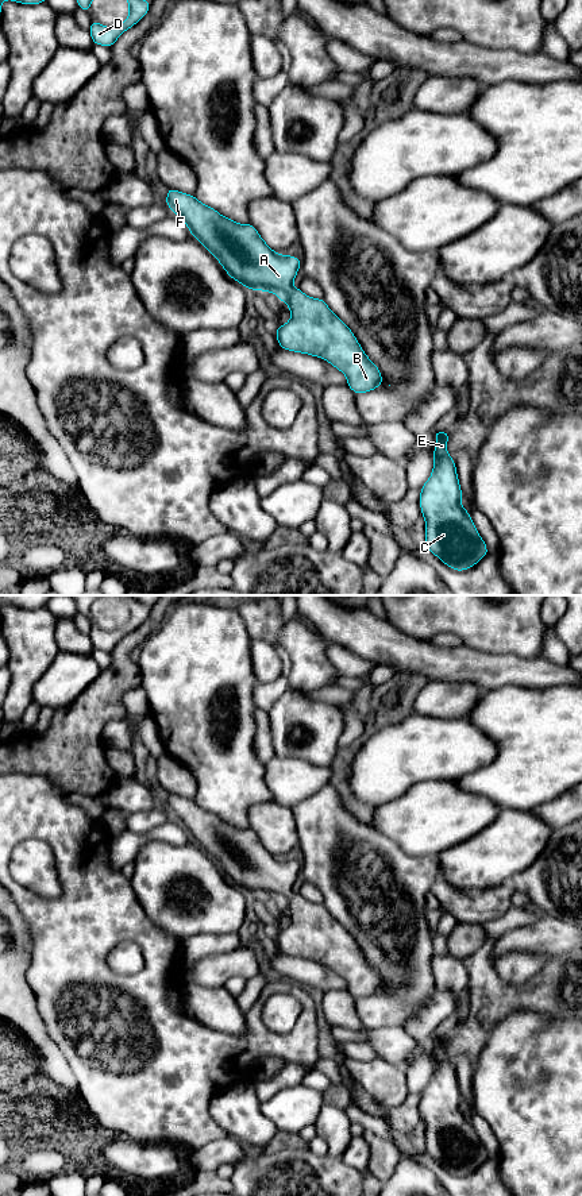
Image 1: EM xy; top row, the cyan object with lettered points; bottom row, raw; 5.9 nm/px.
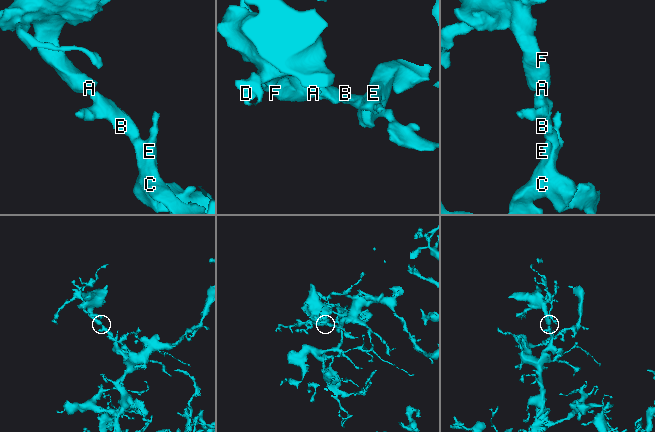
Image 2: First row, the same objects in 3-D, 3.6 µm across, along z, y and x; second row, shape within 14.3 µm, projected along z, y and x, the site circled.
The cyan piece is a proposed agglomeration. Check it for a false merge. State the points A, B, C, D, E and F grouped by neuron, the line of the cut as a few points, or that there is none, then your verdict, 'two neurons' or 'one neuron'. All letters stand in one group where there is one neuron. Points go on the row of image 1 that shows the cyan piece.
A B C D E F | no cut | one neuron

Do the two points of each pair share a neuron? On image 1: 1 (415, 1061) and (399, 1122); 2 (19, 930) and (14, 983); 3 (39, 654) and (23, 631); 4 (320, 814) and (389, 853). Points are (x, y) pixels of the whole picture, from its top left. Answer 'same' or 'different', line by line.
1: same
2: same
3: same
4: same

